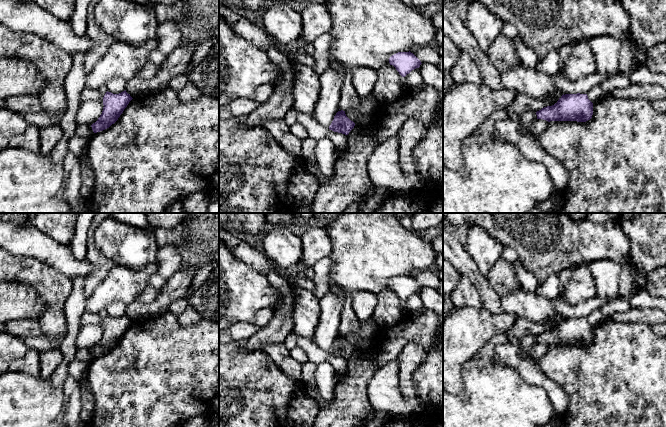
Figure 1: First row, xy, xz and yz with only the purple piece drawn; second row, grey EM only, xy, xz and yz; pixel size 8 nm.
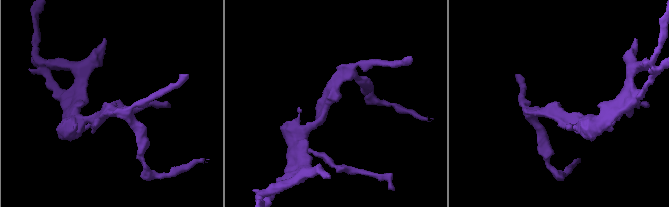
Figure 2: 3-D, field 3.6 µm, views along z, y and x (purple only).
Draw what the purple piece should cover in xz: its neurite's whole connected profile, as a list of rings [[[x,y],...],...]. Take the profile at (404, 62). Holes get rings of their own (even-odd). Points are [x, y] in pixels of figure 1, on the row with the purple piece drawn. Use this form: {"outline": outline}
{"outline": [[[410,51],[398,52],[389,58],[390,65],[393,65],[402,77],[405,77],[412,70],[419,68],[421,61]]]}

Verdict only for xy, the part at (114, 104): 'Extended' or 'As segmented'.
As segmented

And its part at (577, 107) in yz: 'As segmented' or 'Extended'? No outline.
As segmented

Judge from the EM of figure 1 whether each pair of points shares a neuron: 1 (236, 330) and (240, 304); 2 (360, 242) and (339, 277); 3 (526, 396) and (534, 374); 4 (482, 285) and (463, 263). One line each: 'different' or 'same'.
1: different
2: same
3: different
4: same

